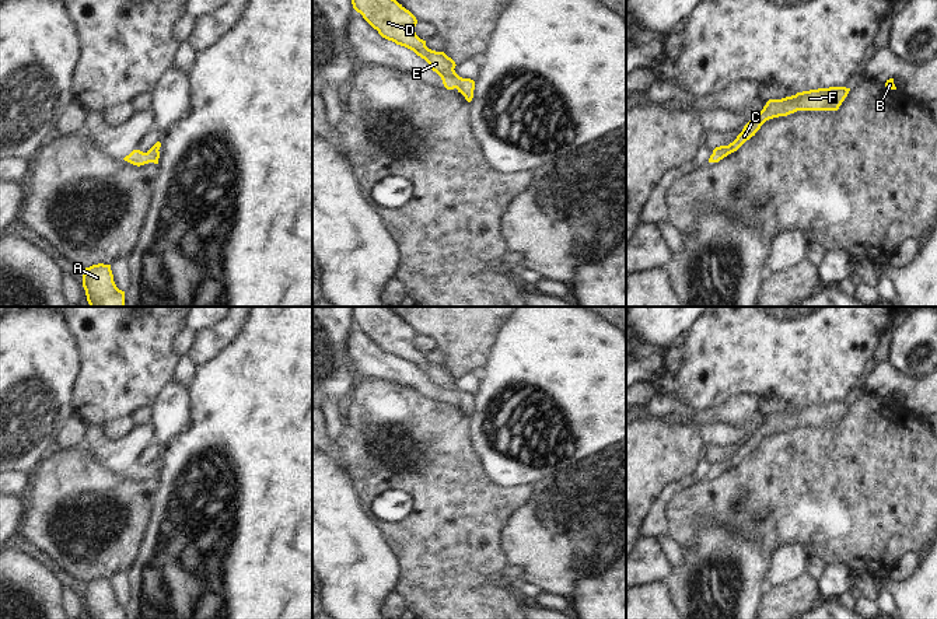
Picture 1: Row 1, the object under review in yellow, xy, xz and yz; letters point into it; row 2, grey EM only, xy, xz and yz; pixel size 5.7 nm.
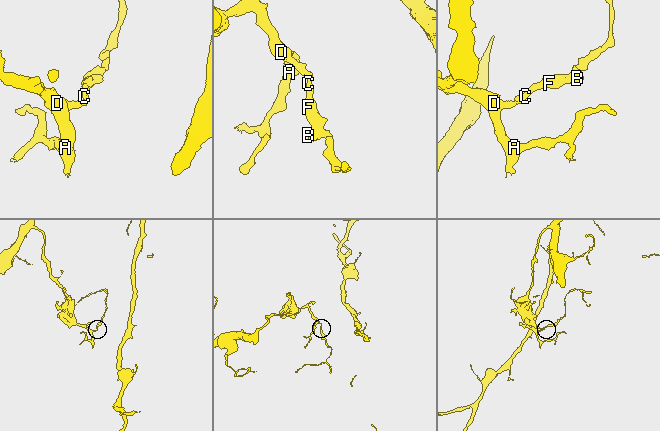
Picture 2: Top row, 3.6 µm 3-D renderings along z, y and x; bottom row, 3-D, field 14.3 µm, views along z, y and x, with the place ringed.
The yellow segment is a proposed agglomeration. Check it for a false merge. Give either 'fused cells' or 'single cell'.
single cell

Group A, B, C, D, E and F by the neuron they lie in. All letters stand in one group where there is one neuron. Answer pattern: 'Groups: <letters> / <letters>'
Groups: A B C D E F.

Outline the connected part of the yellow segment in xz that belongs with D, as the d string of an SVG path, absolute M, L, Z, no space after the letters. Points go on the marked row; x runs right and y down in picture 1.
M352 0L352 4L382 38L405 46L424 59L430 69L441 77L447 90L457 88L468 102L472 101L475 81L459 77L454 70L455 62L444 52L426 46L426 41L415 32L417 20L409 10L396 0Z

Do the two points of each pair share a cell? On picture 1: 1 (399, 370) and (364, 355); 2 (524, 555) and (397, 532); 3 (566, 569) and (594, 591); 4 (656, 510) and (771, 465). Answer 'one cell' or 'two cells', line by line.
1: one cell
2: two cells
3: two cells
4: two cells

